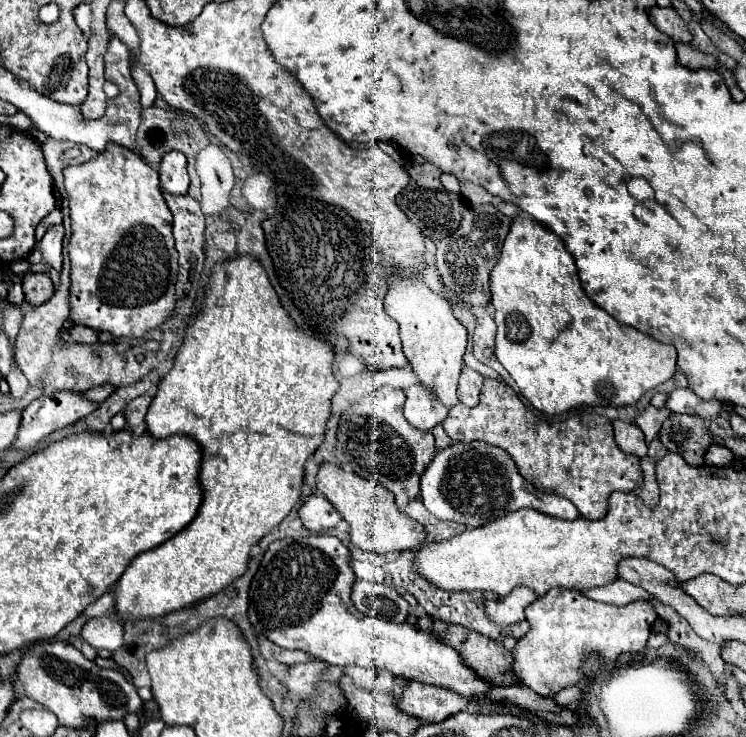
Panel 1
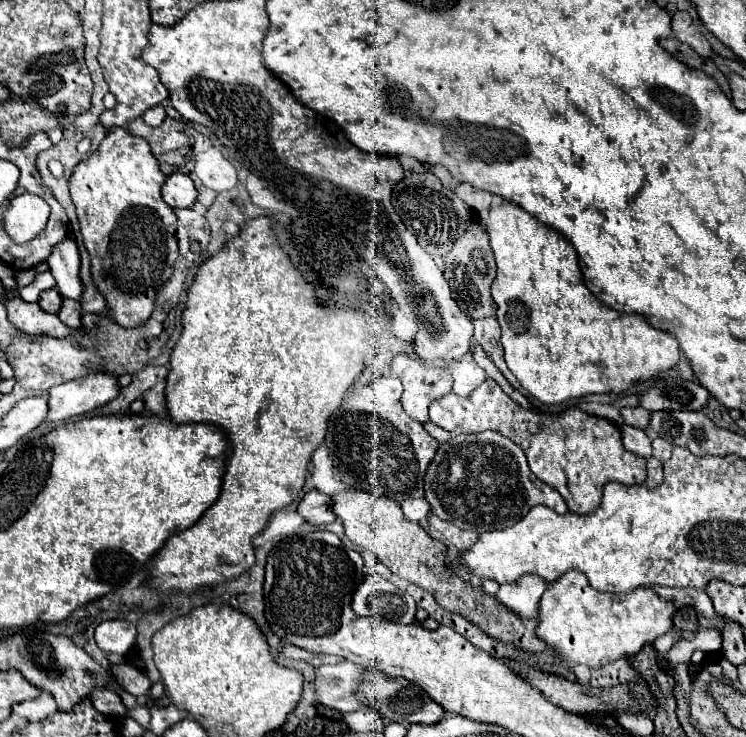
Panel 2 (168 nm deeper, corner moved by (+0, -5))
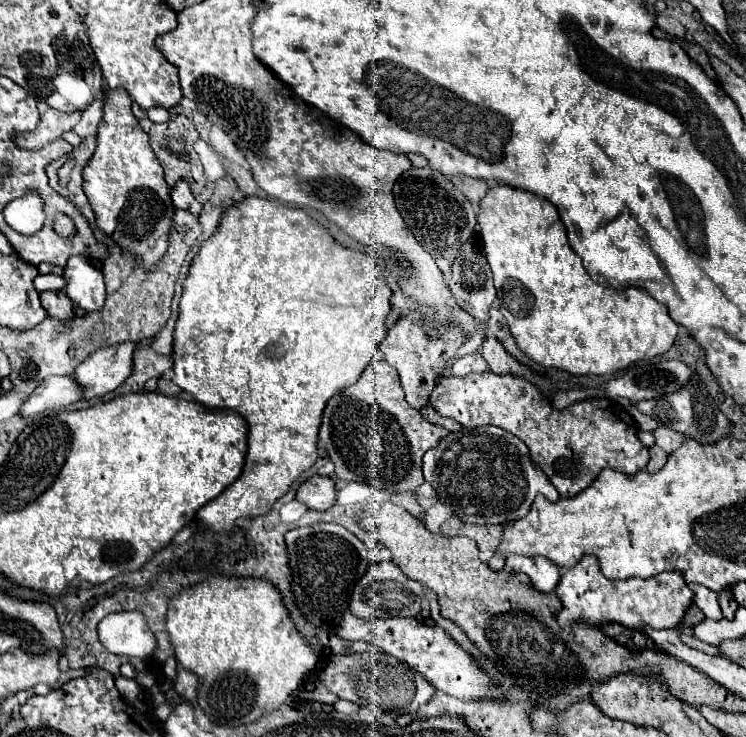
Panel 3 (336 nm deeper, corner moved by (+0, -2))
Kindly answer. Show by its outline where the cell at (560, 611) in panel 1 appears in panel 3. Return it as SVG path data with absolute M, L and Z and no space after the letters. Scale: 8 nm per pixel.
M584 556L574 568L564 570L560 584L556 586L554 594L562 600L562 608L556 612L556 620L560 624L560 628L564 628L566 632L572 632L572 624L588 624L588 626L600 626L600 624L624 624L626 628L632 630L644 630L644 628L674 628L678 626L678 622L682 620L686 608L692 602L692 590L686 586L684 578L680 576L680 572L664 572L660 576L652 576L648 580L644 578L632 578L632 580L608 580L600 574L598 568L598 560L594 556Z

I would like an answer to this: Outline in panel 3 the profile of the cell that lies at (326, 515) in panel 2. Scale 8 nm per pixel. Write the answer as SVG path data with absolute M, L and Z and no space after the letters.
M312 476L300 488L296 490L296 500L306 504L310 510L324 512L334 506L336 500L336 488L334 480L324 478L324 476Z

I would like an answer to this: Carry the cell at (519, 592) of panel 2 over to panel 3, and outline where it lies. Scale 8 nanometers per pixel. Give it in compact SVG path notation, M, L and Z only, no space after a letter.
M512 554L508 556L504 570L508 574L526 574L530 578L530 586L542 594L550 594L560 580L560 568L542 556L528 558Z

